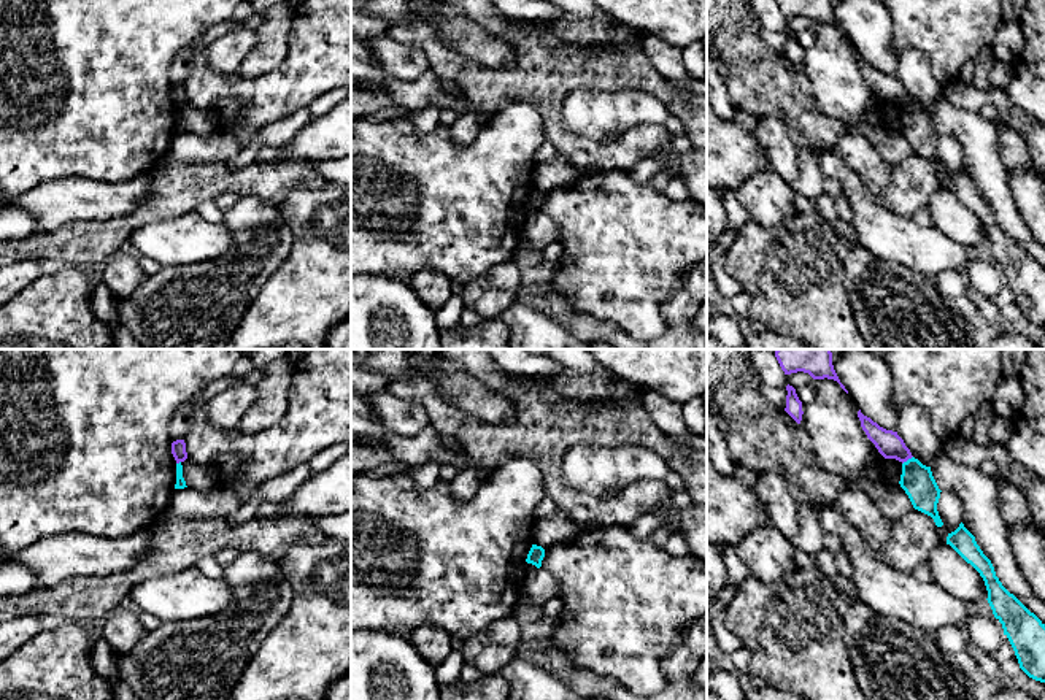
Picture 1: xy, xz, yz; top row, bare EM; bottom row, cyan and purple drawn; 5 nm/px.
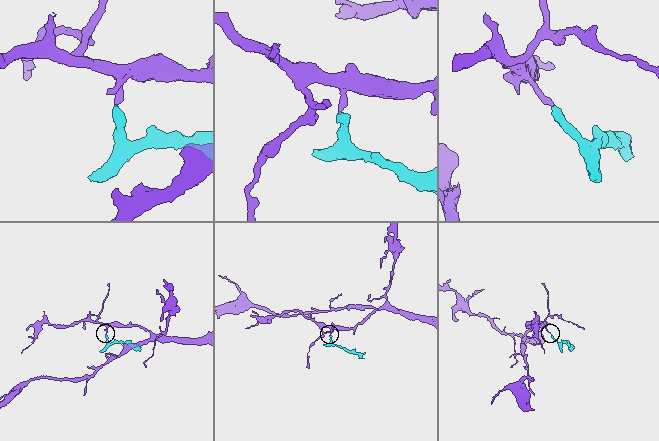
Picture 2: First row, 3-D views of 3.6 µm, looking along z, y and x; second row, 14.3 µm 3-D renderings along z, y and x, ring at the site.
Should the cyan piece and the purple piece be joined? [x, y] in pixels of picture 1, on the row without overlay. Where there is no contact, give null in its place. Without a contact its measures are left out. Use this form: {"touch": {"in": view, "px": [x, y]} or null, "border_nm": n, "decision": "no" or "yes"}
{"touch": {"in": "yz", "px": [909, 103]}, "border_nm": 70, "decision": "no"}

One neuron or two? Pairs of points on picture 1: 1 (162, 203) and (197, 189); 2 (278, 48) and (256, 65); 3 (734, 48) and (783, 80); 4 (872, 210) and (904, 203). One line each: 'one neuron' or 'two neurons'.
1: one neuron
2: one neuron
3: one neuron
4: two neurons

